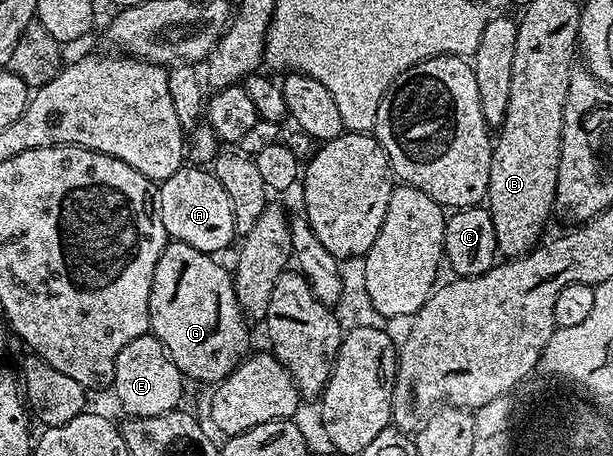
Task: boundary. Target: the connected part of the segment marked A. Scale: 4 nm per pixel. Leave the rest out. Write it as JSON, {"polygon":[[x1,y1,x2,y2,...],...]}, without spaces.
{"polygon":[[184,164,173,176,158,183,157,221,165,228,168,239,184,242,212,256,237,238,233,204,229,204,225,188,221,188,210,169,195,164]]}

